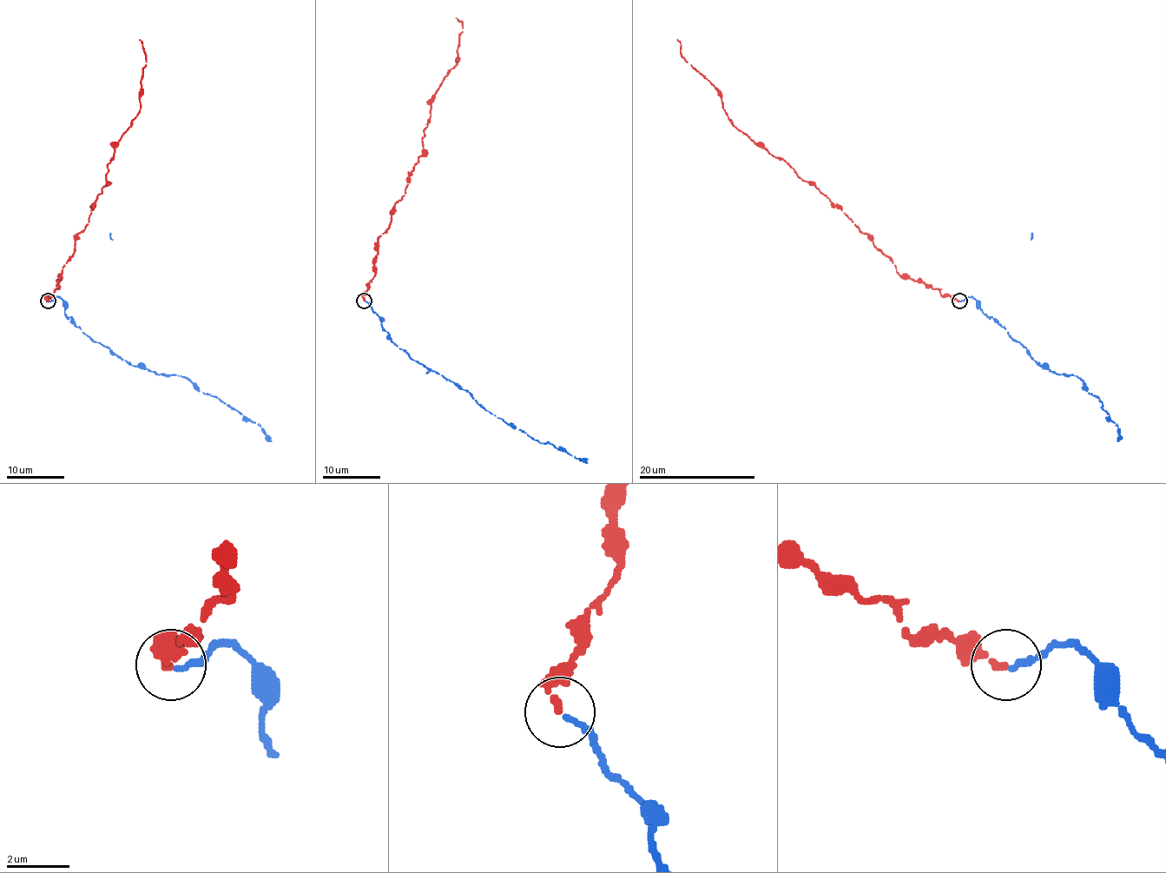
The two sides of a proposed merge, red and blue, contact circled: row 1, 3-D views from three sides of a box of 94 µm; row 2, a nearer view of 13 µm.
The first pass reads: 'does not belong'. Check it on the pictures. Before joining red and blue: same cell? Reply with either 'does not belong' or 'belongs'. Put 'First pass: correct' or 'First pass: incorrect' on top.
First pass: incorrect
belongs

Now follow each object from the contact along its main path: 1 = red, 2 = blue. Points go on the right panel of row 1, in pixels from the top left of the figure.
1: (960, 300), (903, 278), (840, 208), (734, 126), (722, 108), (721, 94), (685, 60), (677, 40)
2: (960, 301), (973, 297), (984, 314), (1040, 366), (1081, 379), (1117, 426), (1118, 441)

